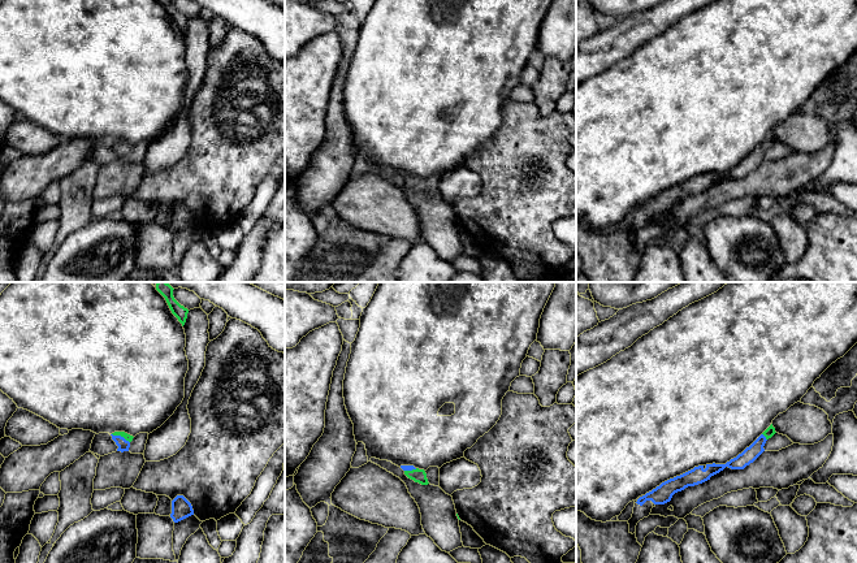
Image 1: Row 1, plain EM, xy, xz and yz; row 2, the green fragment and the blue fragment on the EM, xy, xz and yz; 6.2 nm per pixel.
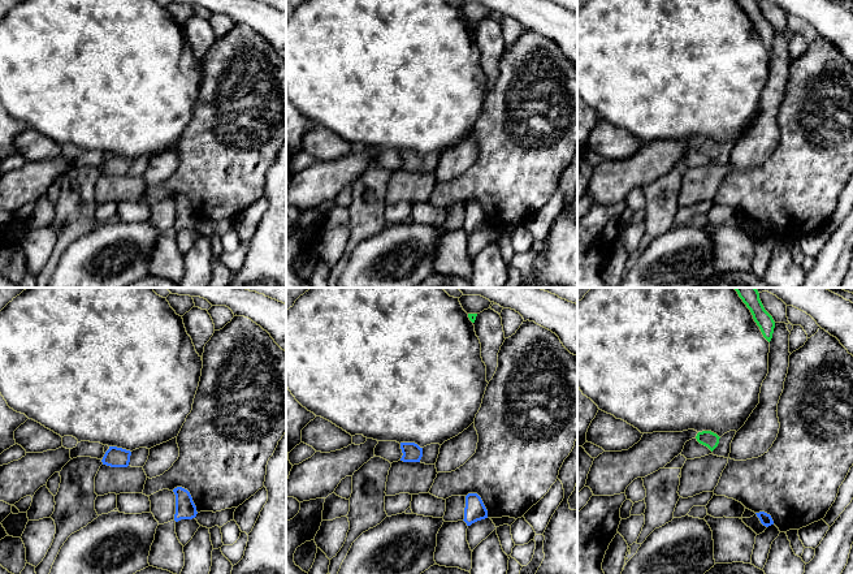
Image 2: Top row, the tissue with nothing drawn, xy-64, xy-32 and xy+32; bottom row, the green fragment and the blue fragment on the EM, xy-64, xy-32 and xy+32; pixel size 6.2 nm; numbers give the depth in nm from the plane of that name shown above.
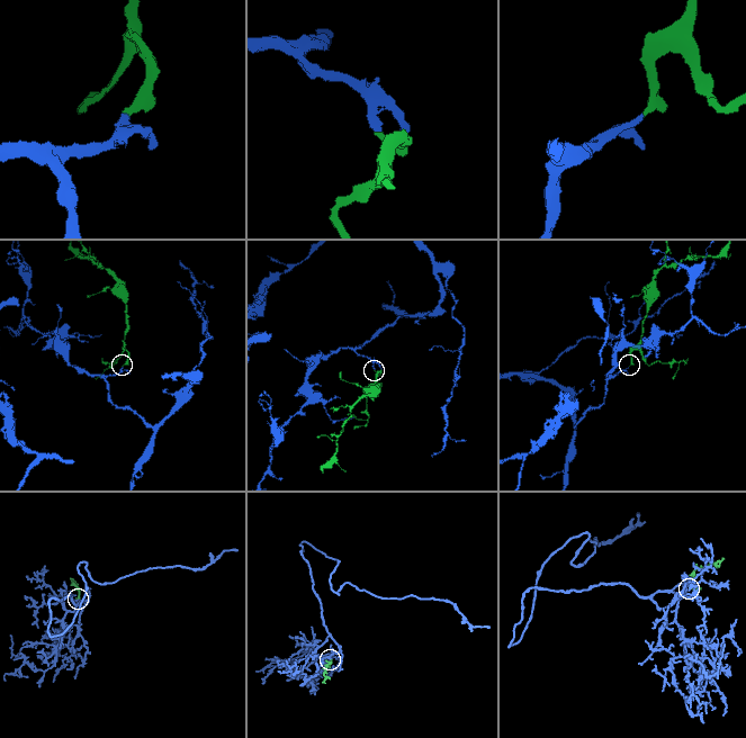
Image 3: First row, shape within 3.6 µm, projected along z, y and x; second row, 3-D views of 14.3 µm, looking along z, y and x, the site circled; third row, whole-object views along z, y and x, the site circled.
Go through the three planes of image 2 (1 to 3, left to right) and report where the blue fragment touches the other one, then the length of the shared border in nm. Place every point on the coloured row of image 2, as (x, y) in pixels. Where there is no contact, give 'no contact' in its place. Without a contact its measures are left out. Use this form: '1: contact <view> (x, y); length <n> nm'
1: no contact
2: no contact
3: no contact

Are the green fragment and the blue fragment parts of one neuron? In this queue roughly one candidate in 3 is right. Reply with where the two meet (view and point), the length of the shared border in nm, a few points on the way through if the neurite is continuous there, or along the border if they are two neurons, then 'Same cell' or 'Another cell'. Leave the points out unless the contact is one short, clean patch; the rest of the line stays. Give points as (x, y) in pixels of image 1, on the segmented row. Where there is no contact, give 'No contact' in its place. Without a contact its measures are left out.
Touches green at xy (121, 436). Shared border 130 nm. Path across: xy (128, 437), (121, 436), (124, 445). Same cell

